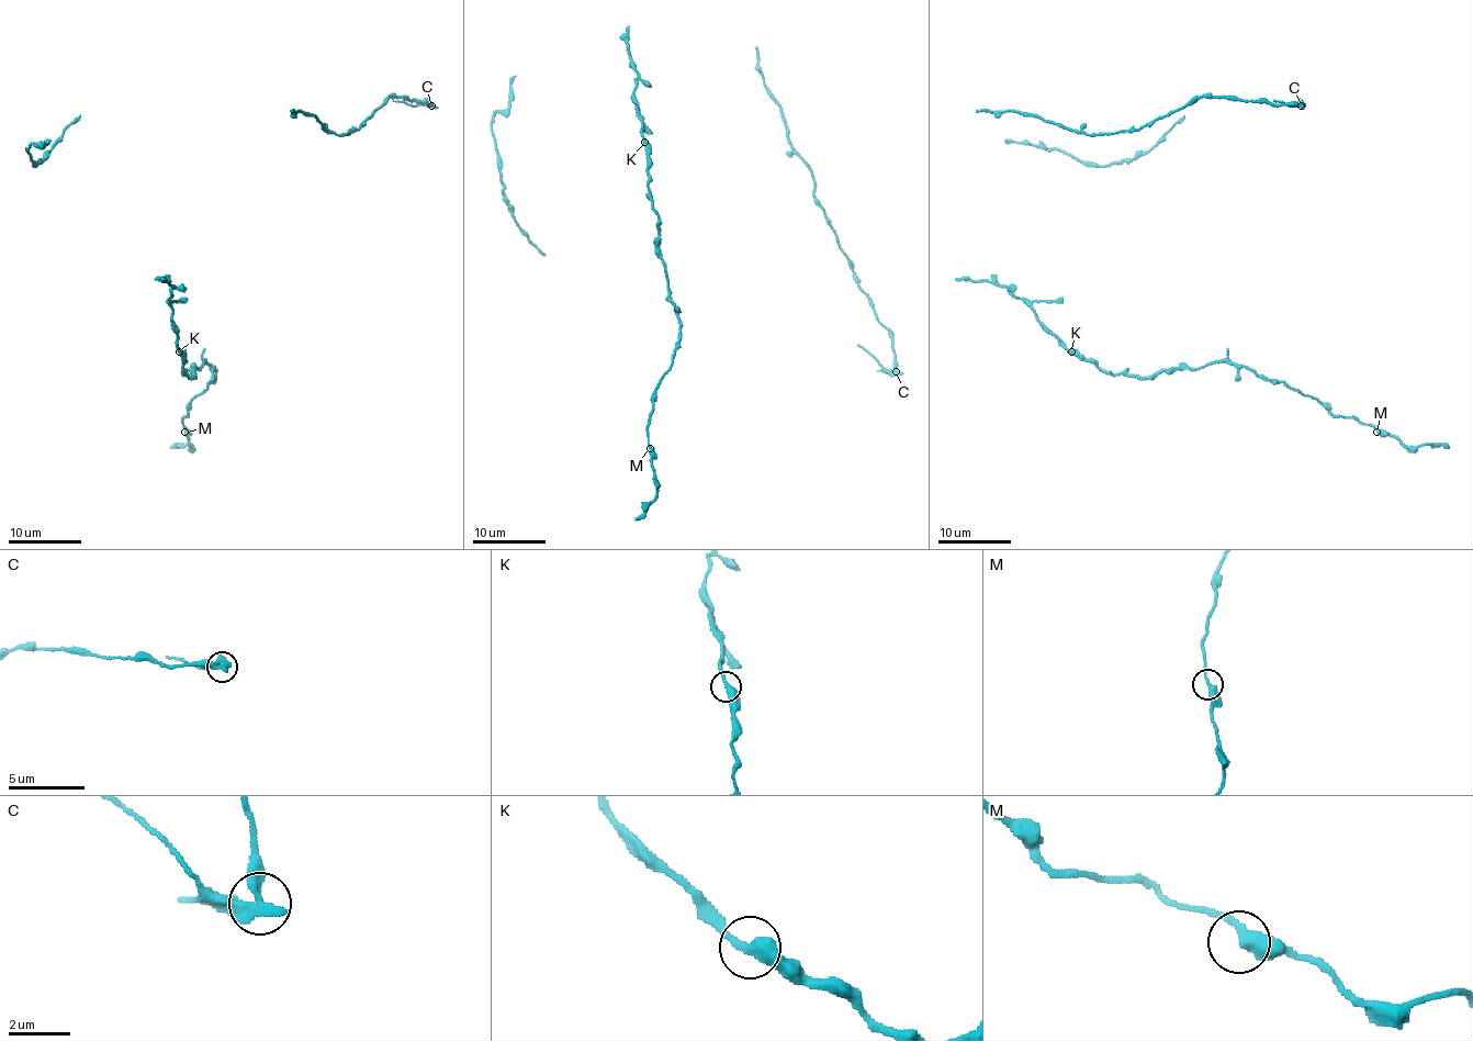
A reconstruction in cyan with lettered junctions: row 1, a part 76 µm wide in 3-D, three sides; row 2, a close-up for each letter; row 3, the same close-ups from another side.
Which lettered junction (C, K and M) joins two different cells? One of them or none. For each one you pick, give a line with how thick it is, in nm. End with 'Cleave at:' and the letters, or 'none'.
C: Thickness 380 nm
Cleave at: C

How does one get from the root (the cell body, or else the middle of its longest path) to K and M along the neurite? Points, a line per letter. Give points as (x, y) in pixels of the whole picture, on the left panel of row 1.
K: (182, 283), (170, 297), (171, 325), (177, 333), (179, 351)
M: (182, 283), (170, 297), (182, 373), (193, 377), (203, 362), (215, 371), (190, 402), (184, 432)

